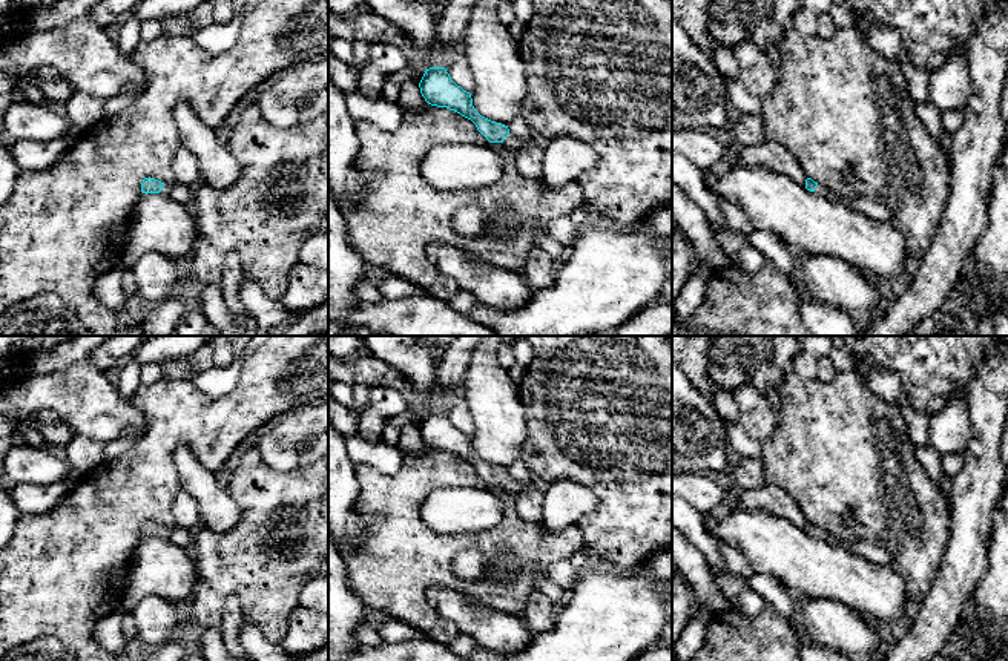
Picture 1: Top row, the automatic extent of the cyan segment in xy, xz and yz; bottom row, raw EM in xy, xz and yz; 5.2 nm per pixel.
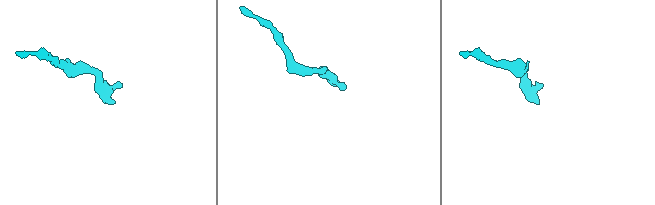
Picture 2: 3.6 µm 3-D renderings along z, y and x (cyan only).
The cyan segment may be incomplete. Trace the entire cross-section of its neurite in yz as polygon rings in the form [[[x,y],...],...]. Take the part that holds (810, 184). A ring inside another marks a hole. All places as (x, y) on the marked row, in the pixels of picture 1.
[[[812,178],[805,179],[805,189],[827,198],[833,204],[845,206],[875,221],[891,222],[894,218],[894,212],[881,199],[844,199],[830,189],[815,183]]]

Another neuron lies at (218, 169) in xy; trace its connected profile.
[[[187,103],[176,104],[173,110],[181,146],[198,159],[201,181],[213,189],[229,189],[241,176],[241,166]]]

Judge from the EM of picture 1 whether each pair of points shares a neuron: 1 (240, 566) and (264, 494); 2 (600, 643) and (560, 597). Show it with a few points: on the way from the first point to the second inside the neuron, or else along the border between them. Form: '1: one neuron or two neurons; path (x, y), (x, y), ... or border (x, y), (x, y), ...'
1: one neuron; path (253, 548), (255, 525), (264, 513)
2: two neurons; border (568, 595), (559, 608)

